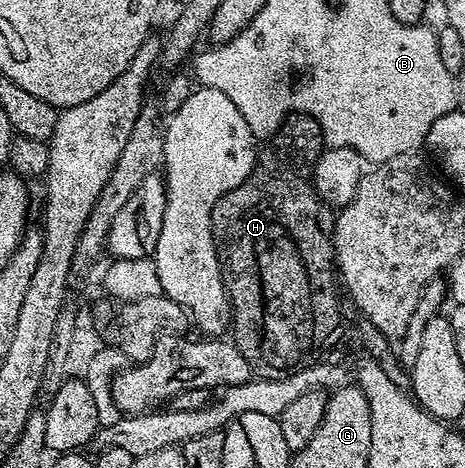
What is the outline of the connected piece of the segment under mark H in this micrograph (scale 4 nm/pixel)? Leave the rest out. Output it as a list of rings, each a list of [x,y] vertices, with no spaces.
[[[289,113],[280,124],[280,128],[271,137],[267,138],[265,145],[268,146],[265,149],[263,146],[259,150],[256,165],[252,168],[252,174],[238,187],[234,187],[230,192],[224,193],[218,199],[218,203],[212,212],[212,234],[214,235],[214,243],[216,244],[216,254],[220,260],[220,274],[224,280],[224,289],[228,293],[228,300],[230,302],[231,340],[238,347],[238,351],[242,351],[242,355],[246,355],[246,363],[250,363],[252,372],[256,377],[282,379],[286,375],[294,375],[294,371],[302,371],[307,365],[317,364],[323,358],[320,356],[339,339],[340,328],[344,325],[344,317],[340,314],[340,301],[336,298],[338,273],[334,268],[332,242],[326,229],[324,233],[319,219],[316,218],[326,212],[326,206],[320,200],[320,196],[316,193],[316,187],[310,180],[312,169],[316,166],[317,159],[320,158],[320,154],[326,148],[320,124],[313,117],[305,113]]]

